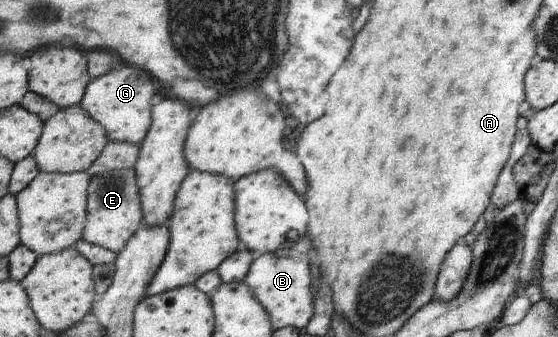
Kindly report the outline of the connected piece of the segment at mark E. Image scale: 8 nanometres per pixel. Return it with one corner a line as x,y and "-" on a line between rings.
110,142
99,160
89,169
93,177
88,188
88,219
84,238
91,244
121,253
142,227
142,211
138,175
134,171
140,157
140,147
131,143

